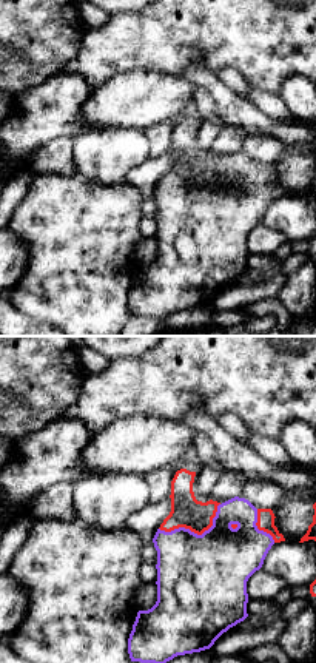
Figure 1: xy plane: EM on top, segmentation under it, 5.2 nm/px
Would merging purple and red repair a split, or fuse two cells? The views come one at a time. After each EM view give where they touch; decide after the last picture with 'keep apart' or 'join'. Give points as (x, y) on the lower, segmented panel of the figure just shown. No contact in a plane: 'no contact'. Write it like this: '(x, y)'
(196, 534)

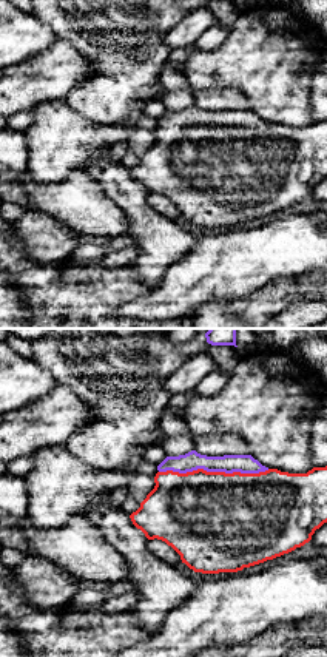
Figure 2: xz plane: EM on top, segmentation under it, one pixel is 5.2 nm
(213, 471)

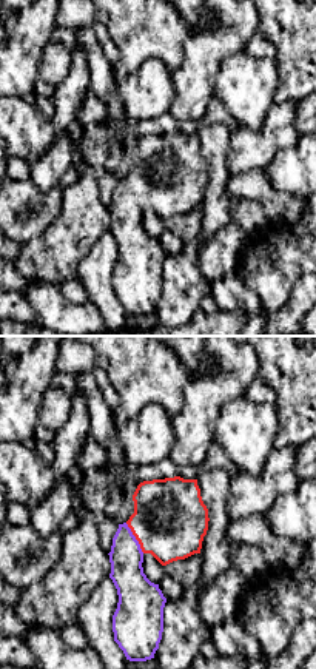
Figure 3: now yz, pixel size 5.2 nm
(134, 538)

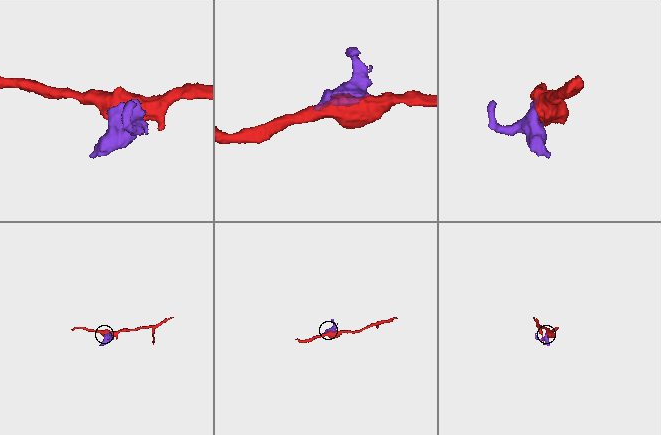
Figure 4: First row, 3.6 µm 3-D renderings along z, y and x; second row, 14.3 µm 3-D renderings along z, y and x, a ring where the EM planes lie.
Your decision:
join

